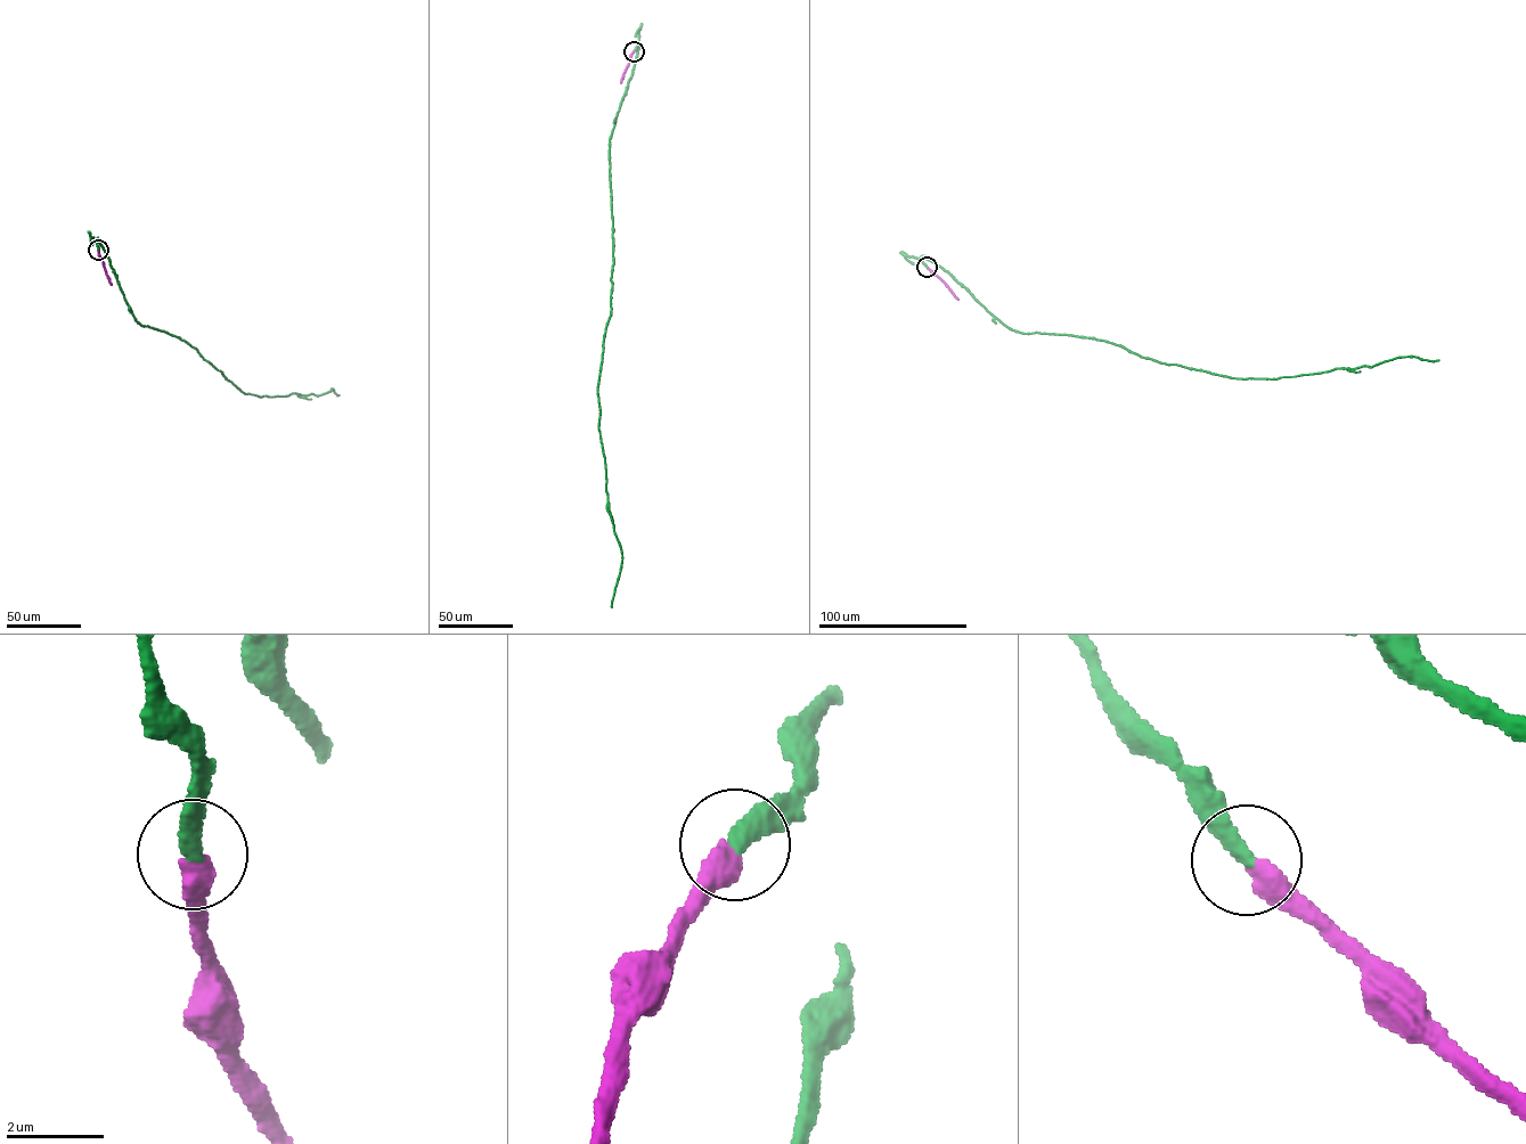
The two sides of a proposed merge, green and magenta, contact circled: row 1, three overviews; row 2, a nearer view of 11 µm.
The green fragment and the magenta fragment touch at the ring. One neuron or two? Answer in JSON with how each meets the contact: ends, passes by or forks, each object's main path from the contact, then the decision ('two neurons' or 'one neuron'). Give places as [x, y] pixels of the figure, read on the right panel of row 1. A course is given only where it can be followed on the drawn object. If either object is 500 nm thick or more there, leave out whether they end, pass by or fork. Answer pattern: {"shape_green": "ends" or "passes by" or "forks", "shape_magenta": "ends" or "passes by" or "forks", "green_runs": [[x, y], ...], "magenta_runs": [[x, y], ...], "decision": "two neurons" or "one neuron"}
{"shape_green": "ends", "shape_magenta": "ends", "green_runs": [[927, 268], [921, 256], [1012, 329], [1093, 337], [1160, 362], [1232, 377], [1371, 367], [1400, 357], [1438, 360]], "magenta_runs": [[927, 268], [959, 300]], "decision": "one neuron"}

